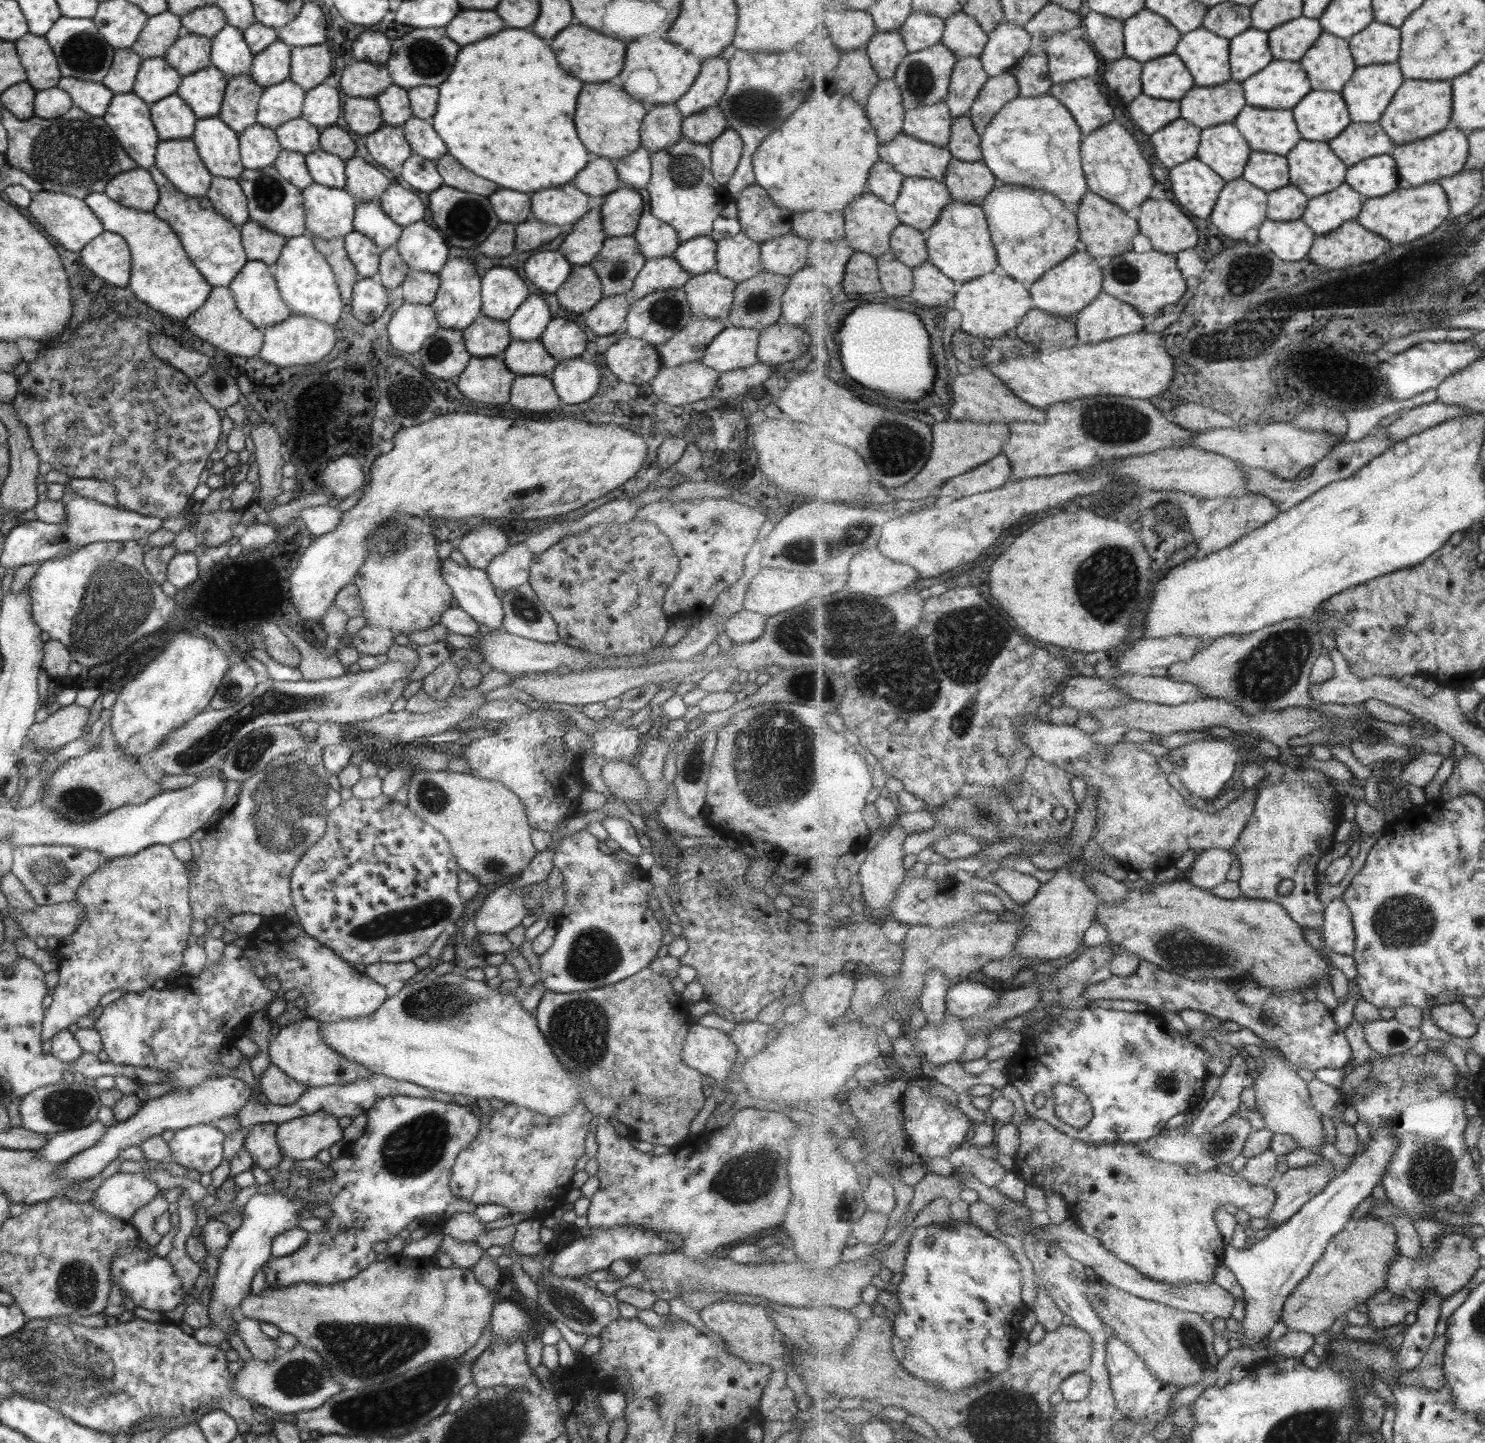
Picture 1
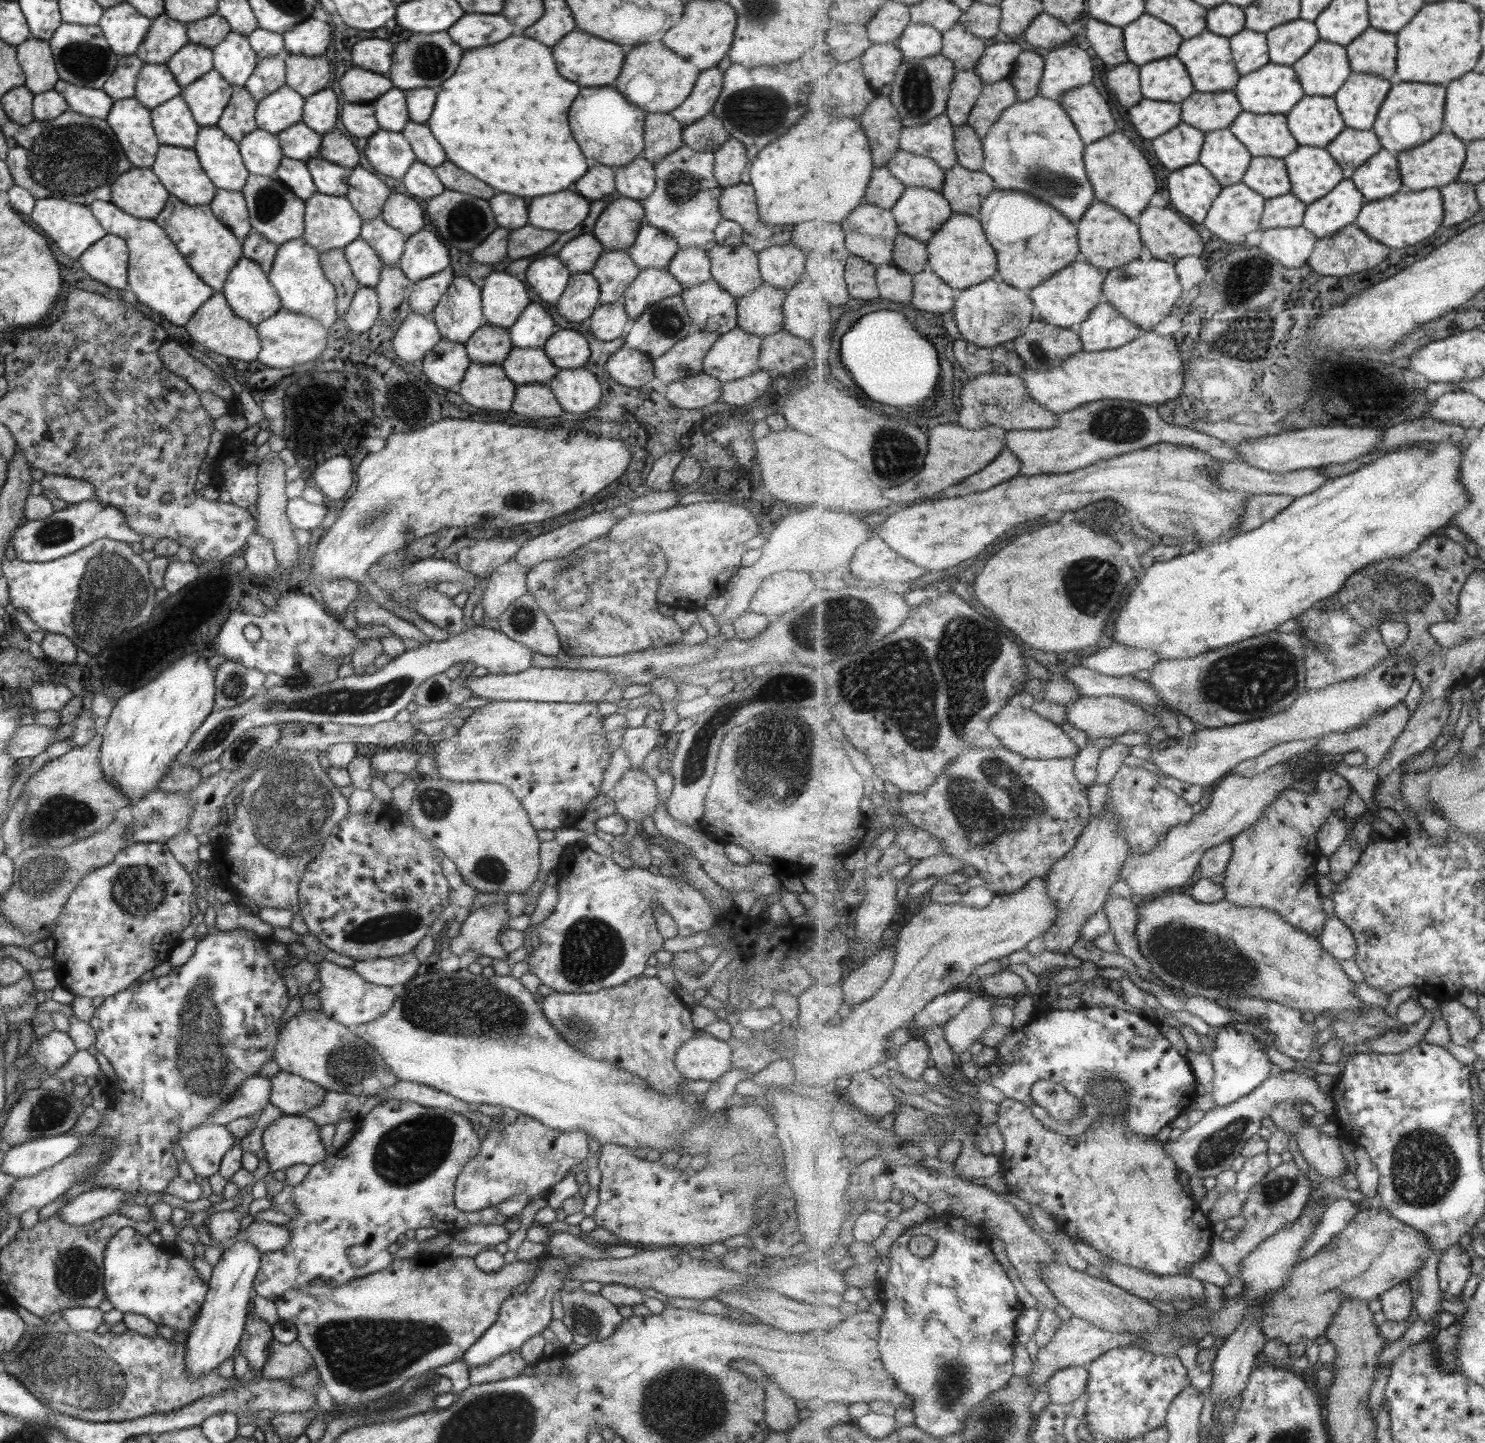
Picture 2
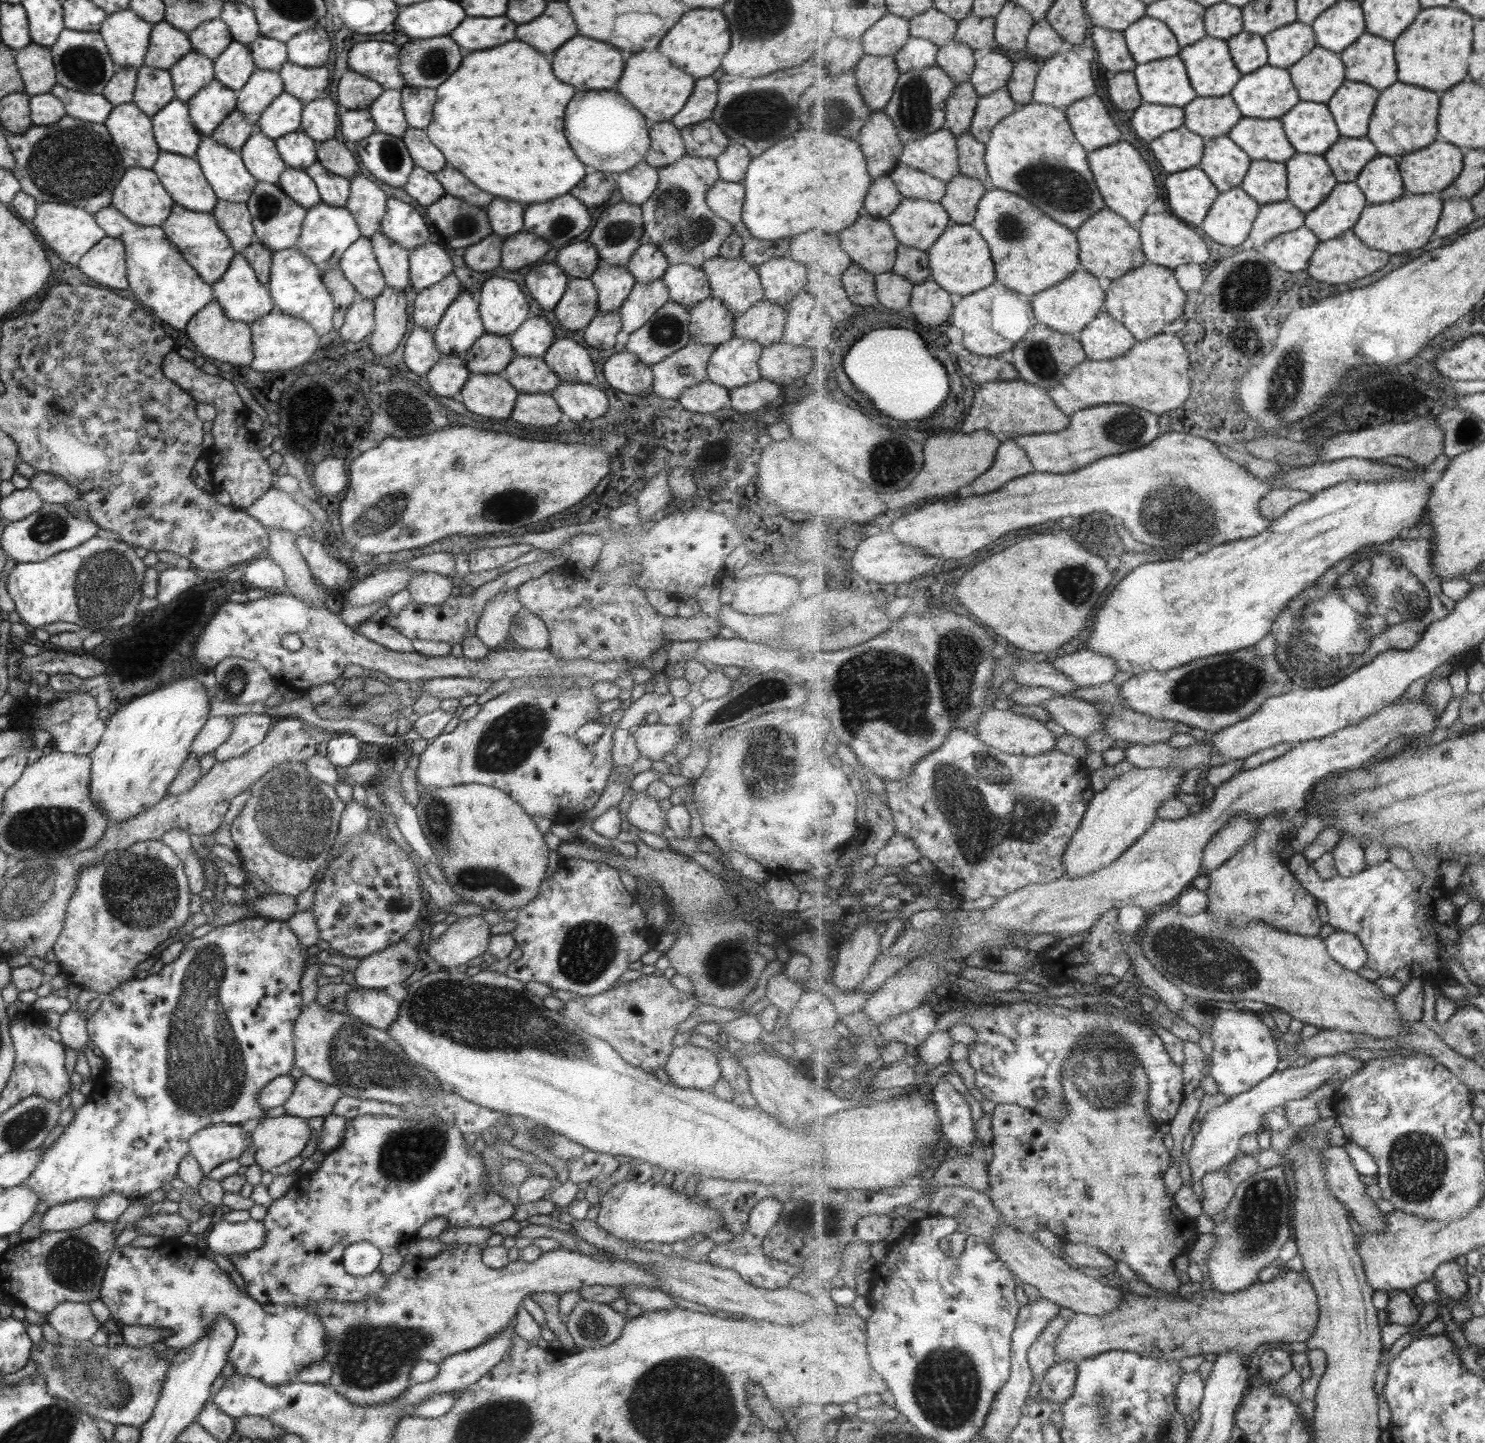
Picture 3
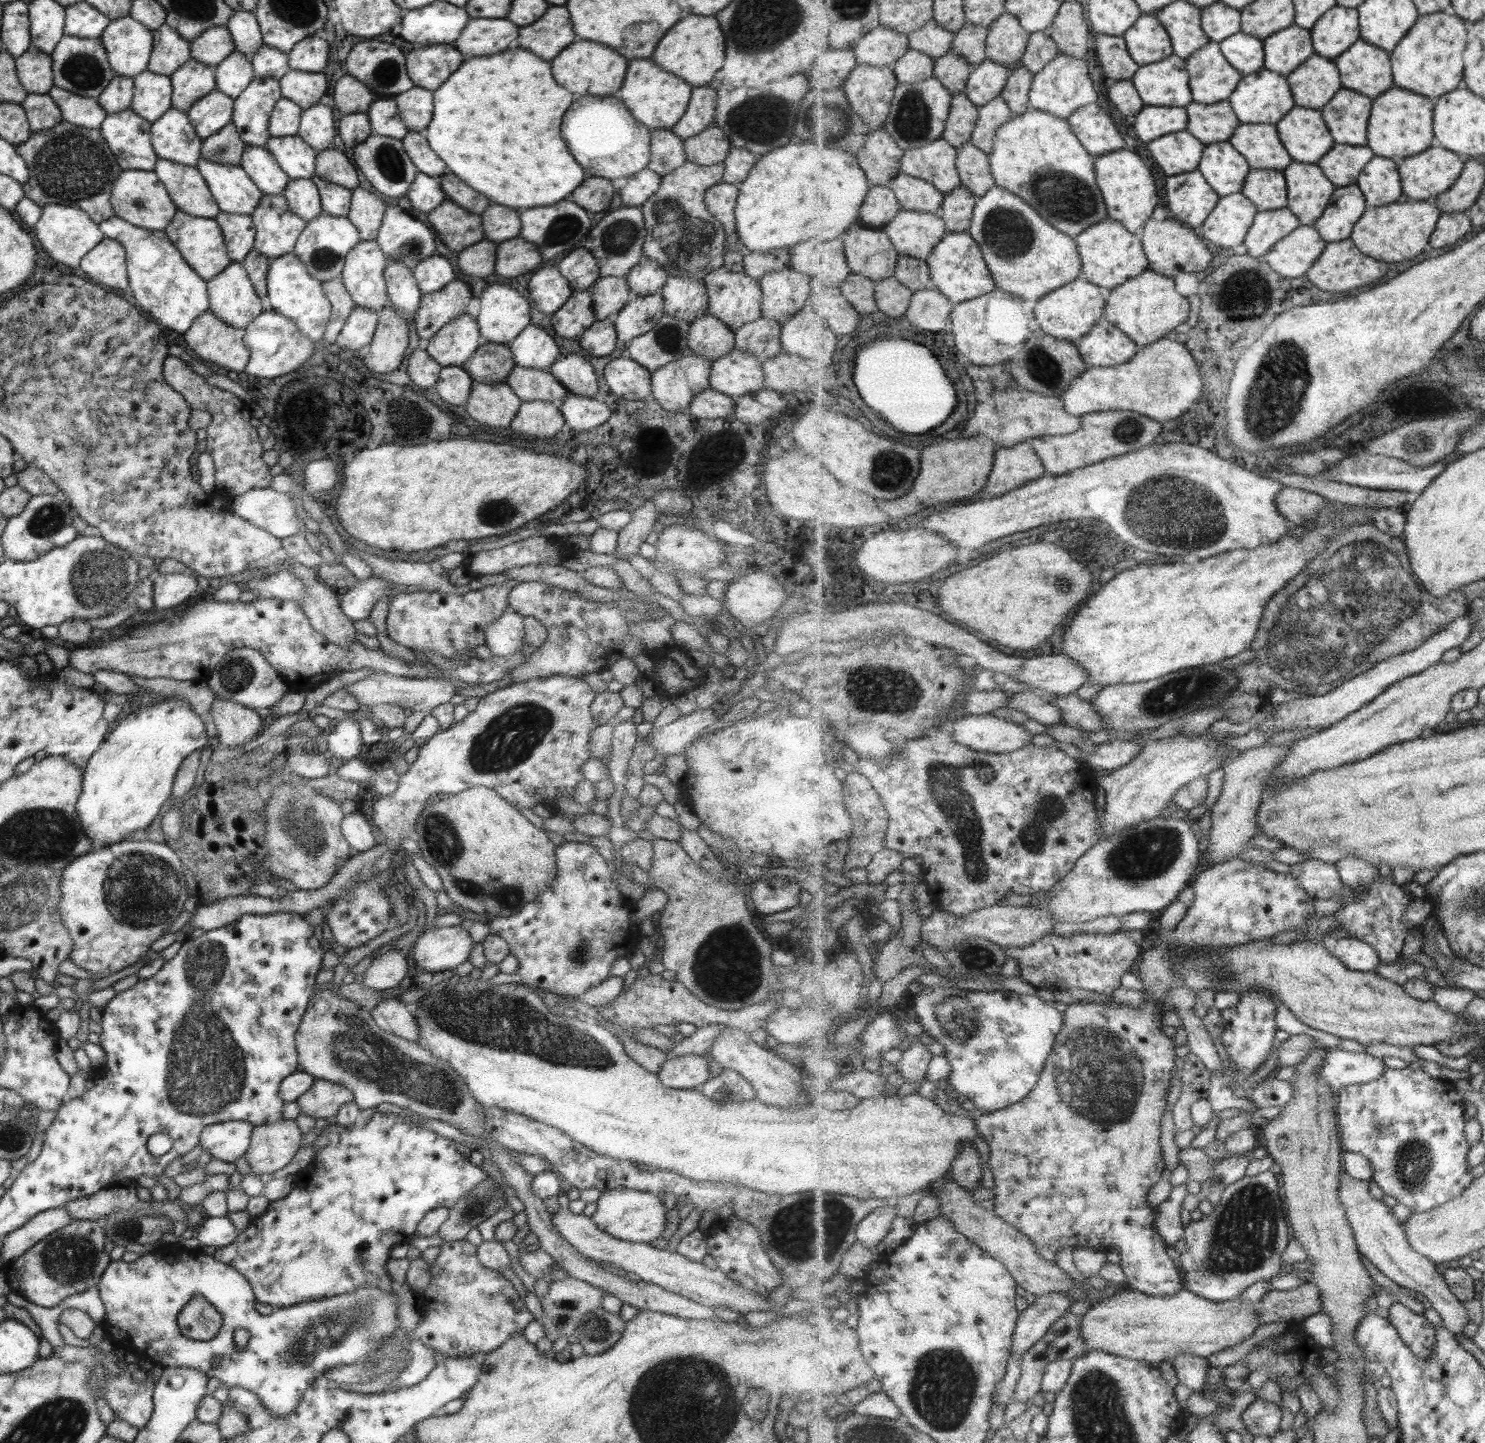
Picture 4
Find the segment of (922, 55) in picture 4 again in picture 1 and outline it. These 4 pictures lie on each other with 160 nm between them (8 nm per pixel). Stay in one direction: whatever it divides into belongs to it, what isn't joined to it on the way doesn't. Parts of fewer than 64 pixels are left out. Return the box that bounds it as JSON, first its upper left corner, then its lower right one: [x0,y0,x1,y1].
[899,10,946,52]

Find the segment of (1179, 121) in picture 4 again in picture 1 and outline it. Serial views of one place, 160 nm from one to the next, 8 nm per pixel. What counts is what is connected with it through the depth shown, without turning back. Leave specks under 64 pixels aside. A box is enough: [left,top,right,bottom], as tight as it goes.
[1129,94,1182,134]

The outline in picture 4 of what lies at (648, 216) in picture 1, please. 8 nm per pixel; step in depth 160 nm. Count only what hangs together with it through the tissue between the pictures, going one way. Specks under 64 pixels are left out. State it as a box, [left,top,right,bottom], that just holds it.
[624,257,668,296]

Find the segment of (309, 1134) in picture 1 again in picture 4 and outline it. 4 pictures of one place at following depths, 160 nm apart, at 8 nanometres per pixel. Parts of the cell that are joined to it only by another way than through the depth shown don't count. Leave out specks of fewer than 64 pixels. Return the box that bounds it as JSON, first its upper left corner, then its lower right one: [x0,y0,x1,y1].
[243,1118,301,1177]

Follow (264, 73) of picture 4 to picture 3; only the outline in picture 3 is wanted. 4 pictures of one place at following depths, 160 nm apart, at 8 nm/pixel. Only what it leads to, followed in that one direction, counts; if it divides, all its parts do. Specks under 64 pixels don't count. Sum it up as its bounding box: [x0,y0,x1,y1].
[248,35,288,71]

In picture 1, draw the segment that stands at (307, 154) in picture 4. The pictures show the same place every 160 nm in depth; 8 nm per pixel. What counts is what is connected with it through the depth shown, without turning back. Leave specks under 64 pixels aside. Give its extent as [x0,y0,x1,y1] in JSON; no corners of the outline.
[274,116,319,156]

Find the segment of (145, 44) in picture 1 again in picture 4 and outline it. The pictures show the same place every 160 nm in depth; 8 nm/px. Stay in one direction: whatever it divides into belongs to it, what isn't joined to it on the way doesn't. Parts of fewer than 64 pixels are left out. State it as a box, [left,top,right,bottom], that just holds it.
[146,24,190,76]

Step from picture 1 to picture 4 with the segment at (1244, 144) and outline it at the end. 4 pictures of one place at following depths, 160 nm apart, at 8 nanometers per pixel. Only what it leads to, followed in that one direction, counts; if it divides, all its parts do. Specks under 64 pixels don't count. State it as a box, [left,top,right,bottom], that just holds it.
[1198,141,1249,197]

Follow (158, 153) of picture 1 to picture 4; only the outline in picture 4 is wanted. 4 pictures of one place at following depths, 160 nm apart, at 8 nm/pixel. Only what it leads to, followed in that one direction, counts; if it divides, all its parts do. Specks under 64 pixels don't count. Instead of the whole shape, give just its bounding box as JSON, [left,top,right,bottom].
[152,158,218,218]

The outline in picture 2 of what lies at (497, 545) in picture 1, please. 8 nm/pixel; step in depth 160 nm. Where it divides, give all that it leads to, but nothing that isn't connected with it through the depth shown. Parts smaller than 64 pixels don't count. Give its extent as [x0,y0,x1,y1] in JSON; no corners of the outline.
[455,539,519,579]

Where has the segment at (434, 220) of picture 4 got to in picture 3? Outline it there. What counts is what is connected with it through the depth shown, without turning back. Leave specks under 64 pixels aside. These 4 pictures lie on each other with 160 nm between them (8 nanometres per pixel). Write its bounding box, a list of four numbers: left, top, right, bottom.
[425,194,492,250]

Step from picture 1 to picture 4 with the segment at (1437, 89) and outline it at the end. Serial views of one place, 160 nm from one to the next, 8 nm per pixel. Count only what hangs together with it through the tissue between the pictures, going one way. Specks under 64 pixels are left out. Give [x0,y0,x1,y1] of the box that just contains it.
[1368,85,1436,157]

